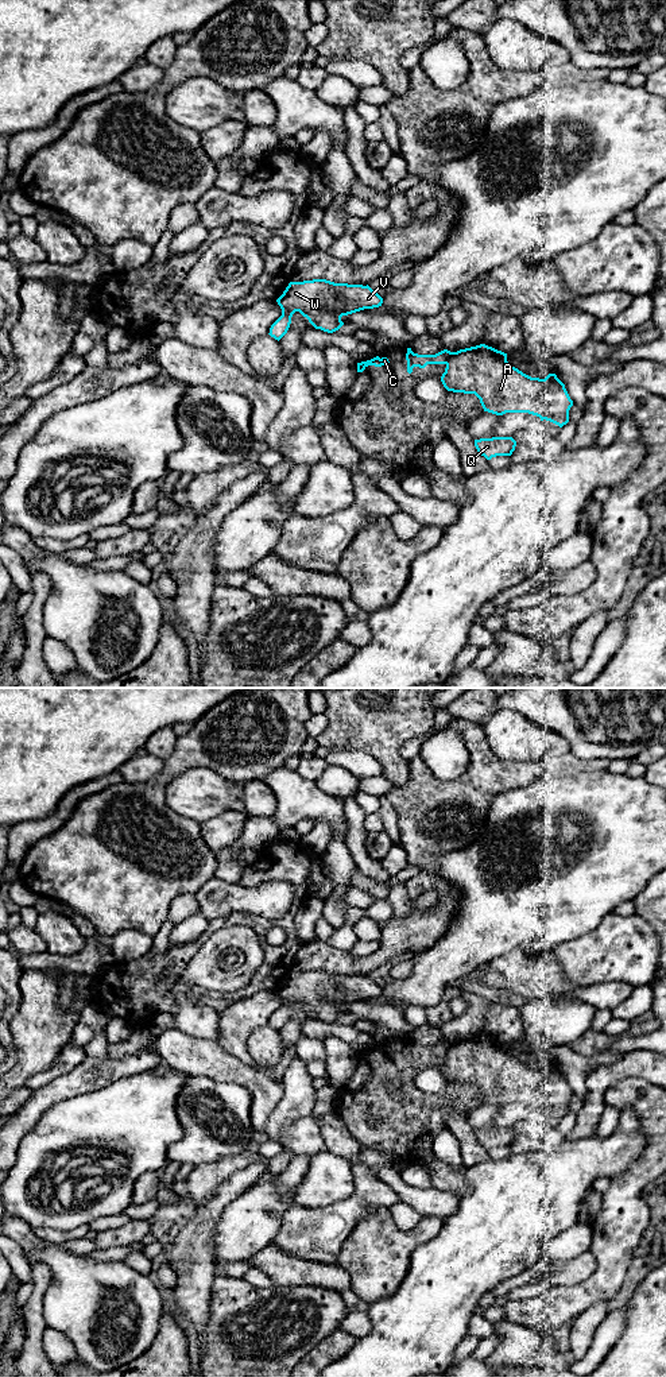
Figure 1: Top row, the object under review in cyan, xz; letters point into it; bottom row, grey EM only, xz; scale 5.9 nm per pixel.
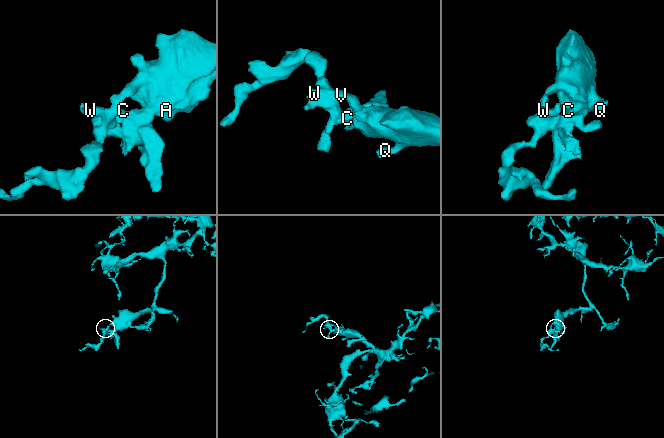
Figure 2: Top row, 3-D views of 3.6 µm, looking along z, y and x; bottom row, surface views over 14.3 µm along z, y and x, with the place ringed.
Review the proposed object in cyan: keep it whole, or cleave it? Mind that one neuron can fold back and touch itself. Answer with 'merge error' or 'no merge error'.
merge error

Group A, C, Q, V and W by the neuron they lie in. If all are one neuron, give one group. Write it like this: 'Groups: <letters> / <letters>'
Groups: A Q V W / C

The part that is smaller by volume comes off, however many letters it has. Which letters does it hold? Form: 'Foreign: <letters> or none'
Foreign: C

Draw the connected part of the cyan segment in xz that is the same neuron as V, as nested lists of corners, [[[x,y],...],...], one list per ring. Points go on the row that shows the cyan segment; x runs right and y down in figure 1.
[[[313,279],[290,282],[276,302],[282,316],[271,325],[268,334],[279,341],[287,333],[295,312],[306,317],[315,329],[333,333],[344,325],[342,316],[379,307],[383,298],[368,285]]]

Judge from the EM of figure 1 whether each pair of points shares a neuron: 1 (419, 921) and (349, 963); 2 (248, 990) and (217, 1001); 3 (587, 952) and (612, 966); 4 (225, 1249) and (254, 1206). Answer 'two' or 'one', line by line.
1: one
2: one
3: one
4: one

